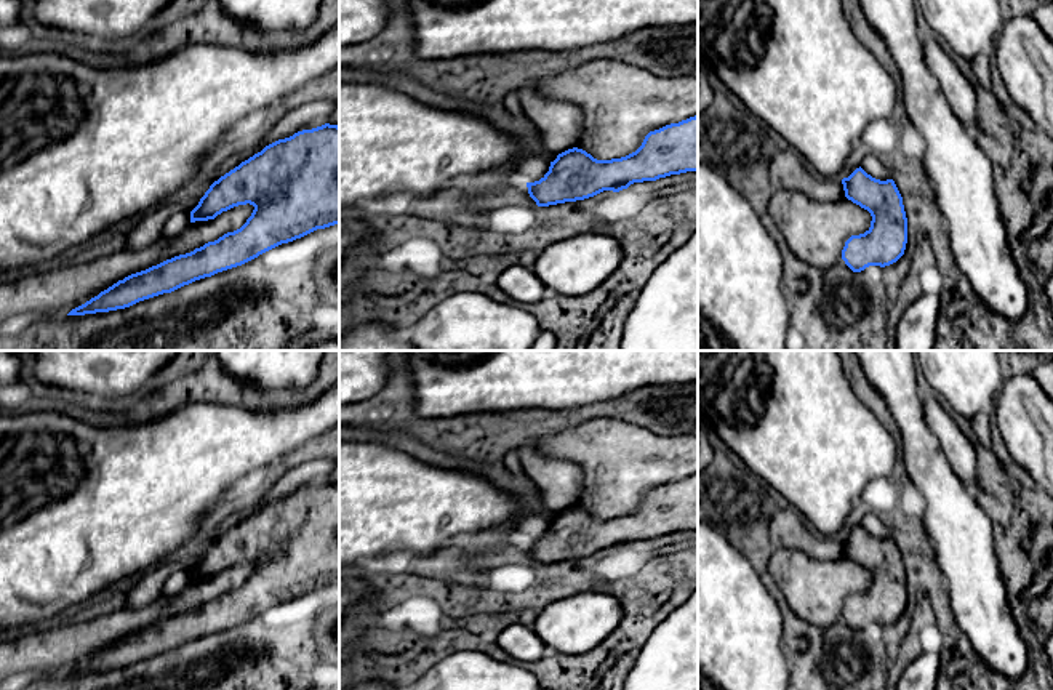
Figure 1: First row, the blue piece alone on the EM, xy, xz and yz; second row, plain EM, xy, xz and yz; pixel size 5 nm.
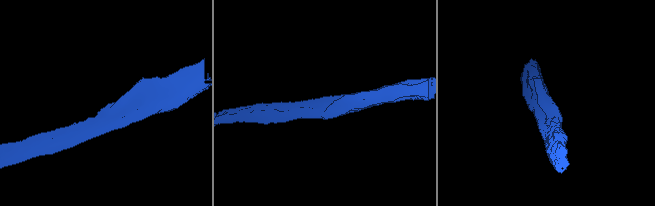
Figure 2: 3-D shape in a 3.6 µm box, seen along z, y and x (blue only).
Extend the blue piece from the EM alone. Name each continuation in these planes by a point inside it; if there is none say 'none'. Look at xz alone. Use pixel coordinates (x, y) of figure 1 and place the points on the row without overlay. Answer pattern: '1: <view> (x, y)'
1: xz (559, 481)

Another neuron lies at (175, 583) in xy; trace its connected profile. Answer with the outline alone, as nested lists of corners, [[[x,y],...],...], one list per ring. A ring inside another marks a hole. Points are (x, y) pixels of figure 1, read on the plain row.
[[[178,570],[163,583],[163,596],[174,597],[190,583],[190,570]]]

